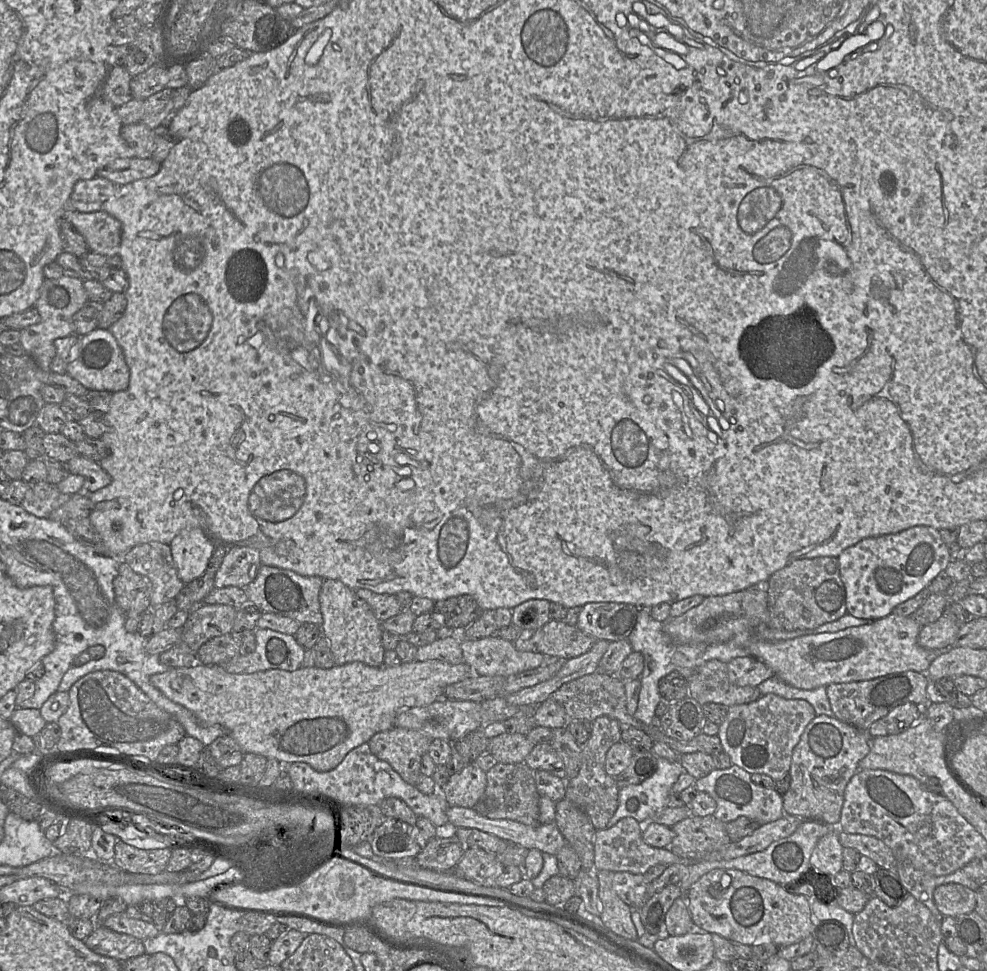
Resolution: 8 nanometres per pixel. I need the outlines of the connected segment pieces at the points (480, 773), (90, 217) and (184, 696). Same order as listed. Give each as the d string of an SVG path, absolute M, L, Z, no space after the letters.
M469 763L463 770L451 775L442 788L449 806L474 808L486 785L486 772Z
M103 210L83 213L69 211L65 217L85 238L91 252L105 256L119 254L122 240L122 224Z
M415 659L396 666L383 663L377 667L354 661L331 668L301 666L294 671L269 669L249 674L233 674L220 665L196 662L190 667L171 668L164 673L154 674L150 682L167 698L190 710L200 725L223 727L238 743L243 757L246 753L256 753L267 759L305 762L313 769L325 772L334 769L350 750L368 742L375 733L392 728L399 711L429 705L444 697L448 685L473 674L465 662L450 664L440 660Z

